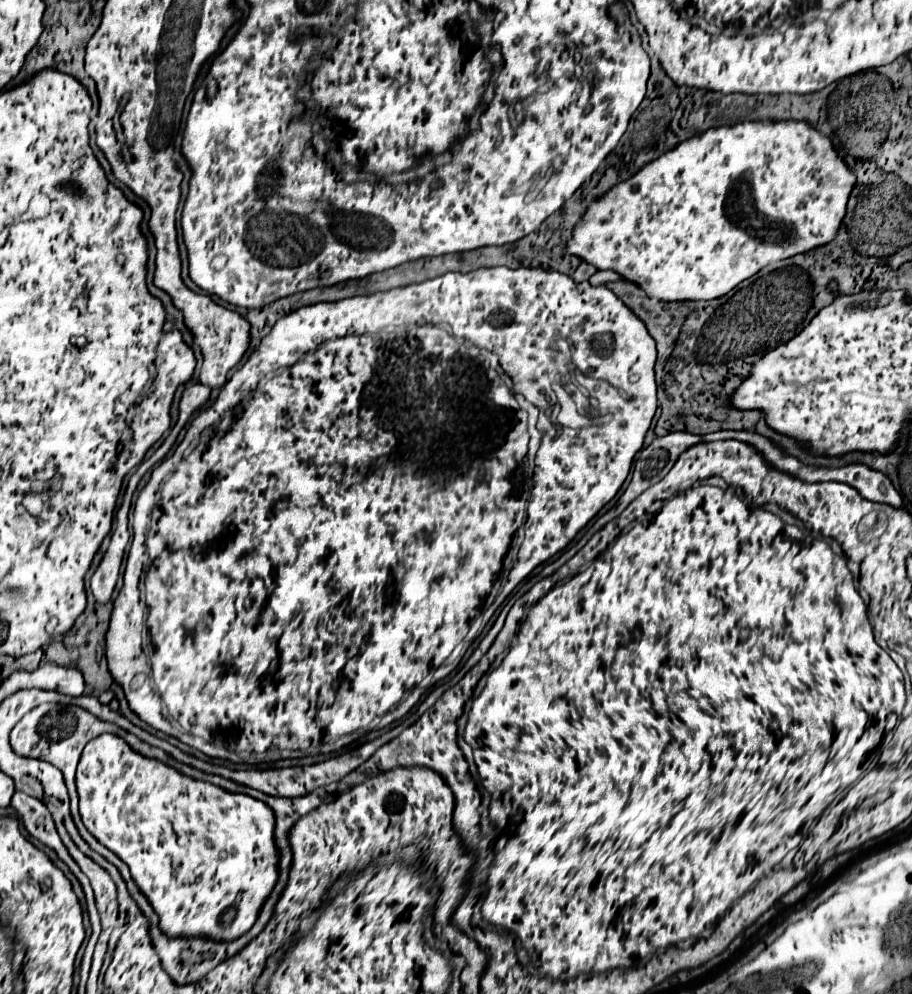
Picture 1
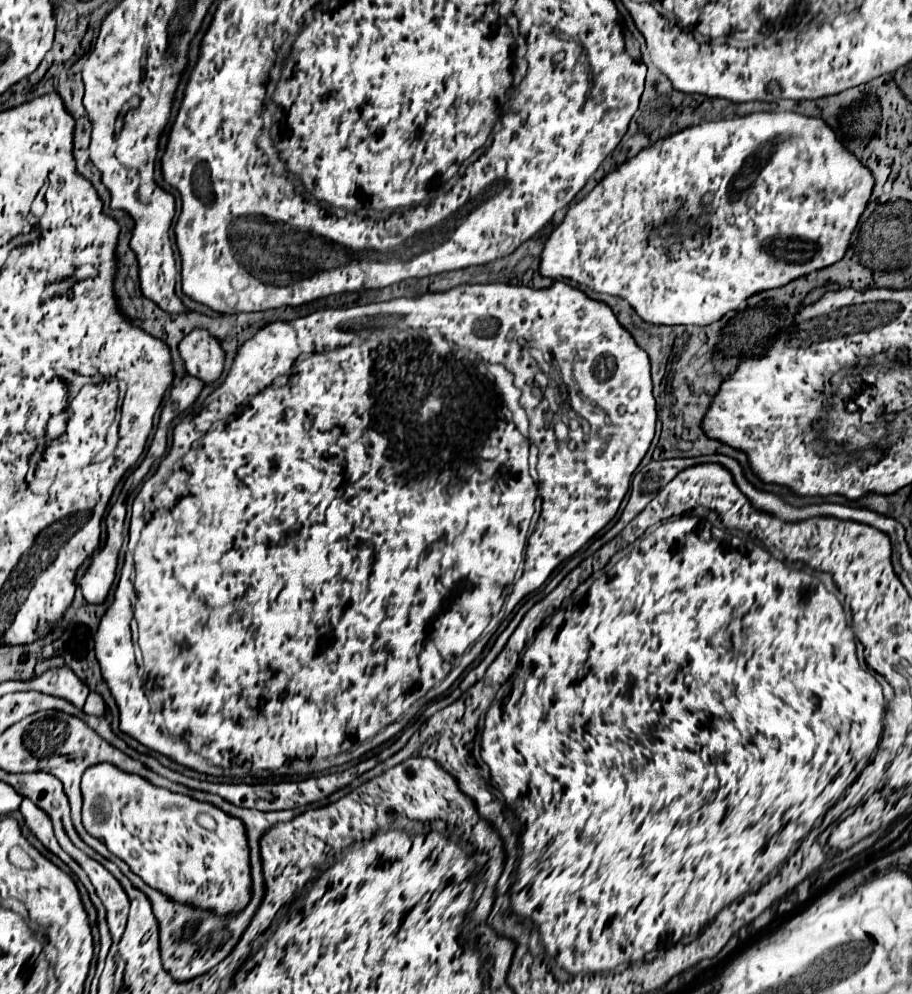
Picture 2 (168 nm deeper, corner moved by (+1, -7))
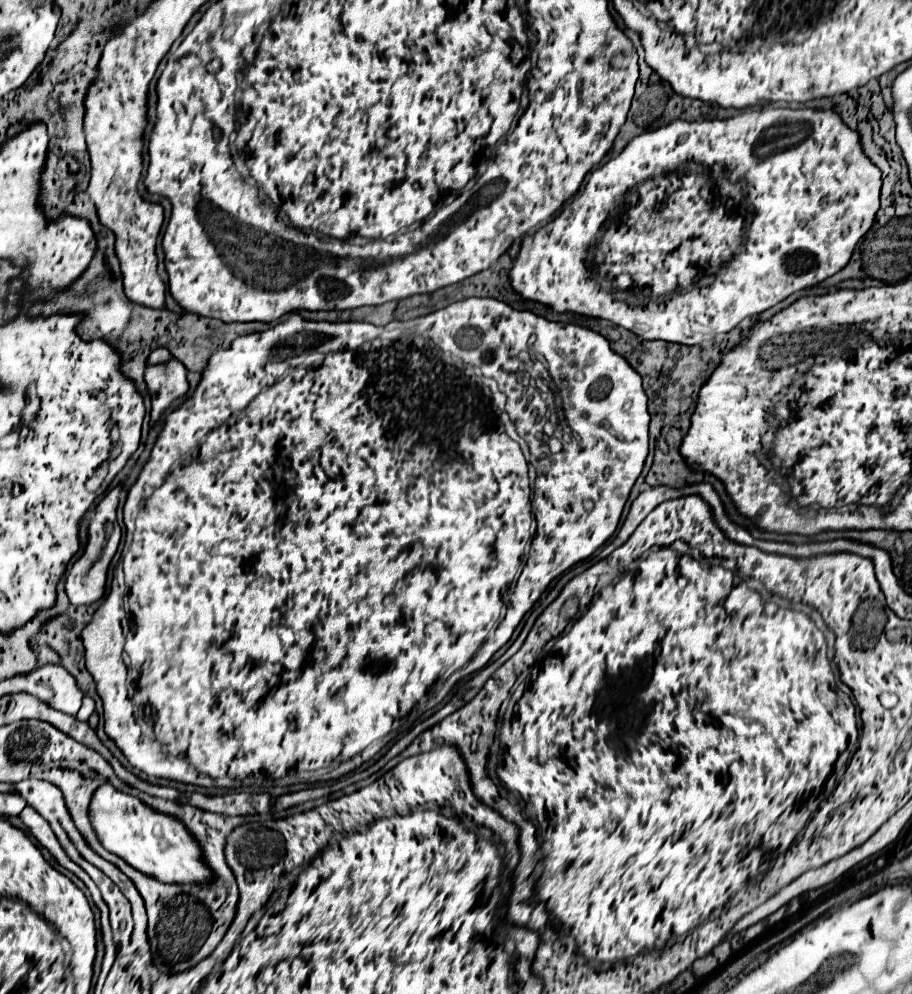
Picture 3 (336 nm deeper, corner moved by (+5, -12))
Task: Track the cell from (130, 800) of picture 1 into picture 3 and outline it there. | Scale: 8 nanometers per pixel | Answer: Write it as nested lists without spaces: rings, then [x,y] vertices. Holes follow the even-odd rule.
[[[103,784],[93,792],[89,808],[91,826],[109,852],[117,854],[135,870],[145,876],[155,876],[163,884],[209,884],[211,870],[203,860],[201,846],[187,832],[183,820],[155,812],[155,808],[143,804],[139,798],[115,790],[111,784]]]

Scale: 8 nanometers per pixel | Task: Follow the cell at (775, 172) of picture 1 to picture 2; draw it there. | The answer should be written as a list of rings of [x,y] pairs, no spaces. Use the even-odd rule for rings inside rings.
[[[749,113],[745,117],[735,117],[729,121],[709,121],[701,125],[691,125],[675,135],[669,135],[665,139],[655,141],[653,145],[639,151],[635,157],[621,163],[615,171],[607,173],[597,187],[583,197],[579,203],[575,203],[571,209],[567,209],[565,219],[561,225],[557,225],[551,235],[545,241],[545,247],[541,251],[541,263],[539,273],[543,277],[551,279],[571,279],[579,285],[585,285],[597,293],[607,293],[613,297],[625,299],[635,313],[653,325],[697,325],[705,327],[715,321],[719,321],[729,311],[737,311],[739,303],[749,299],[755,293],[769,291],[783,287],[799,277],[805,277],[813,271],[819,271],[823,267],[829,267],[843,259],[851,235],[871,199],[875,179],[869,167],[865,167],[835,135],[835,131],[817,117],[807,117],[799,113]],[[669,221],[679,221],[681,225],[675,225],[675,235],[663,239],[659,237],[659,227]]]

